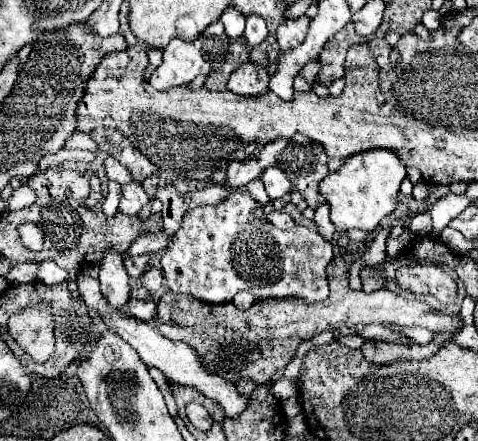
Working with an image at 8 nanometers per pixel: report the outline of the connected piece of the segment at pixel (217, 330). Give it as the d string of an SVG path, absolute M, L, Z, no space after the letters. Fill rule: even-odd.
M338 250L330 262L326 276L330 284L330 296L322 304L306 306L298 300L260 300L250 310L238 310L234 304L204 304L190 295L167 292L160 296L156 308L156 326L158 330L176 342L186 342L196 348L198 358L212 374L226 378L230 384L238 380L250 380L254 384L270 382L280 368L286 368L294 358L300 342L310 340L312 336L324 330L336 330L338 334L350 334L354 326L366 324L396 324L396 326L424 326L432 332L458 332L462 320L456 316L446 316L432 310L426 302L406 300L390 290L382 292L354 292L348 286L348 268L354 262L350 250ZM202 334L218 334L216 340L204 340Z

